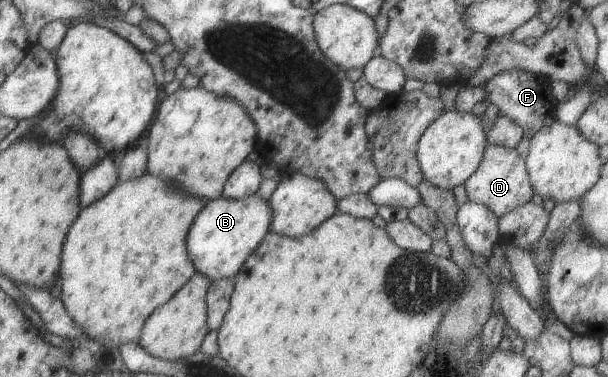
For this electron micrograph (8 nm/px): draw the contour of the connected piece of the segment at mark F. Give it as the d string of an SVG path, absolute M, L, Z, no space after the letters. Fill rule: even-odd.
M509 69L491 78L484 86L484 101L494 104L499 109L499 115L506 116L518 124L523 130L536 132L549 126L555 118L557 100L552 94L552 86L548 79L520 69Z

